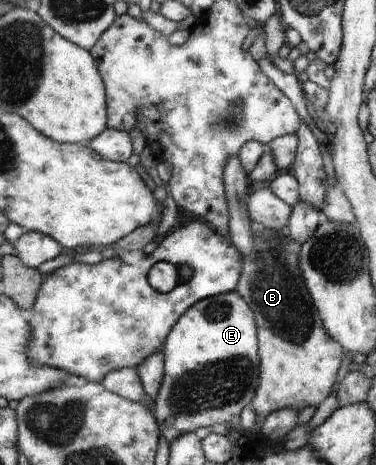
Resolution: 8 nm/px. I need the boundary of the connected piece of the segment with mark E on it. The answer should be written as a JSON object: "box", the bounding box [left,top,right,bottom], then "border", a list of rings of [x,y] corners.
{"box":[154,291,262,445],"border":[[[235,291],[228,292],[206,298],[200,302],[200,306],[192,306],[188,314],[180,318],[180,326],[172,330],[172,338],[168,338],[168,346],[163,346],[162,350],[163,378],[154,406],[168,444],[171,445],[188,433],[195,433],[201,427],[209,428],[220,422],[228,422],[233,428],[238,428],[240,412],[254,399],[262,378],[256,320],[243,296]]]}

